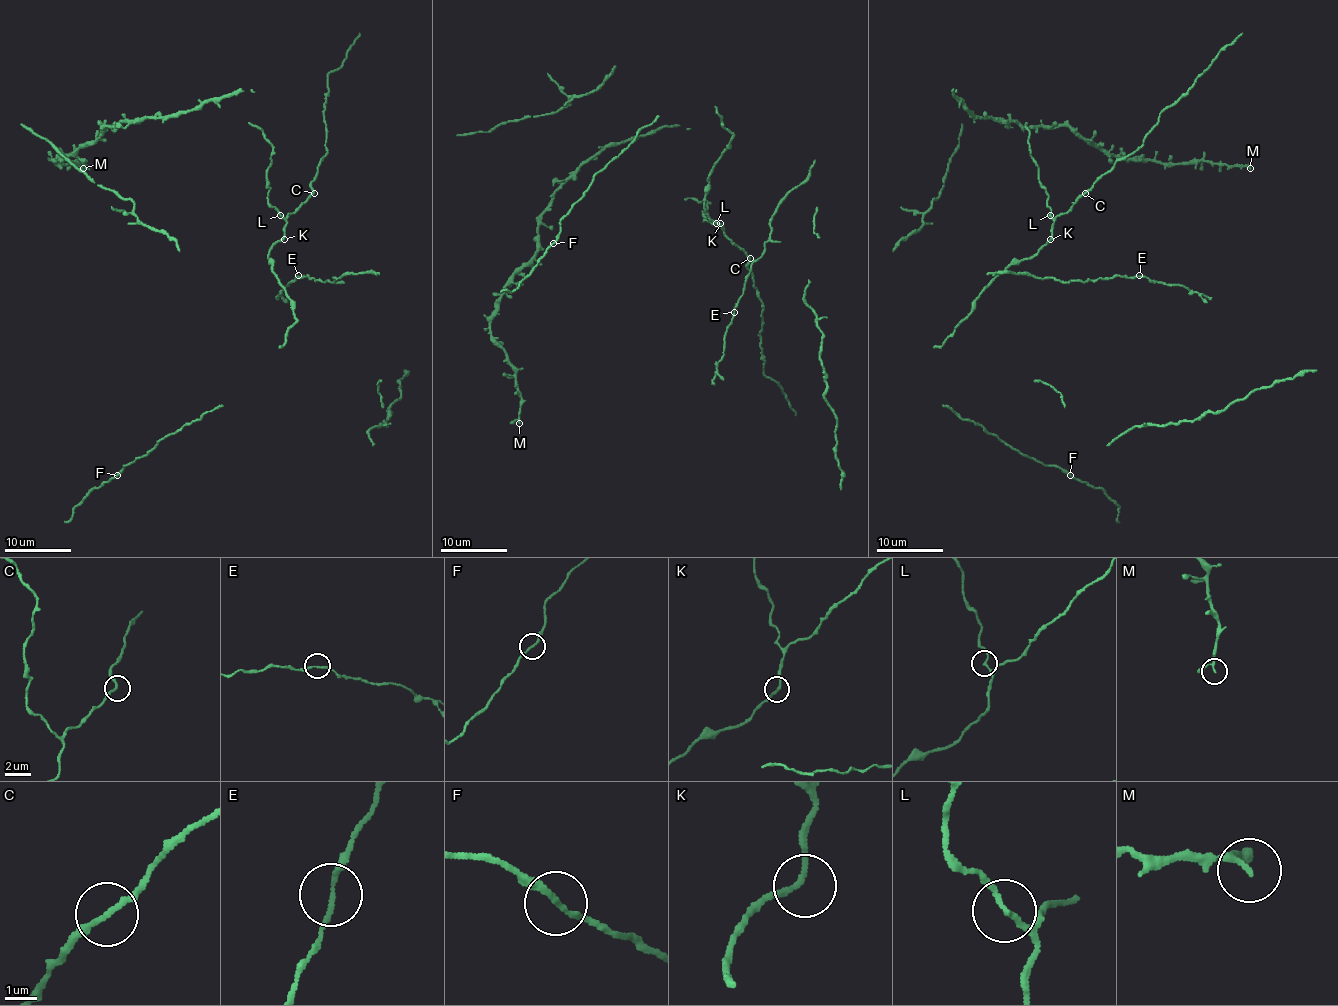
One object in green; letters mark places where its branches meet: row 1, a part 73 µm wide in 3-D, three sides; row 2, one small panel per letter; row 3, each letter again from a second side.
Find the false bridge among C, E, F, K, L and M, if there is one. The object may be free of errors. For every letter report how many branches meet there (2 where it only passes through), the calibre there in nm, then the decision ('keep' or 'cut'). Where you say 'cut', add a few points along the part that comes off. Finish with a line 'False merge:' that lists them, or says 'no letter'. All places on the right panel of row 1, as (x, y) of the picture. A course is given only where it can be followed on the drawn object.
C: 2 | 160 nm | keep
E: 2 | 150 nm | keep
F: 2 | 170 nm | keep
K: 2 | 180 nm | keep
L: 2 | 150 nm | keep
M: 2 | 160 nm | keep
False merge: no letter

